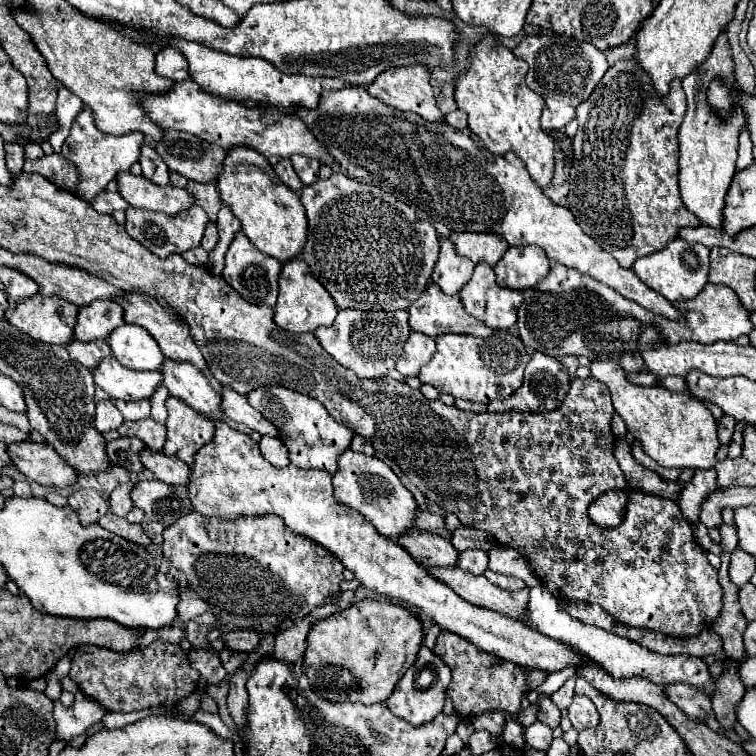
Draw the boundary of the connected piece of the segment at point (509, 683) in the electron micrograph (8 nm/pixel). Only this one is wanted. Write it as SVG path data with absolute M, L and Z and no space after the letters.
M441 631L437 637L437 643L433 647L433 653L445 661L445 665L451 667L453 679L447 687L447 697L453 701L453 707L461 717L477 717L485 711L505 711L505 713L519 713L521 711L521 697L527 689L539 687L547 673L545 671L527 671L511 661L503 661L491 653L485 653L477 649L471 641L465 641L463 637Z

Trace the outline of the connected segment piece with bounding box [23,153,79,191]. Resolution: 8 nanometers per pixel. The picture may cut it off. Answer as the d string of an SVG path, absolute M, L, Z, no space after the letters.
M45 155L43 159L27 159L25 161L25 167L23 167L25 173L39 173L43 175L45 179L49 179L51 183L55 183L57 187L61 189L67 189L67 191L73 191L77 187L77 169L73 165L69 165L69 161L65 161L63 155Z

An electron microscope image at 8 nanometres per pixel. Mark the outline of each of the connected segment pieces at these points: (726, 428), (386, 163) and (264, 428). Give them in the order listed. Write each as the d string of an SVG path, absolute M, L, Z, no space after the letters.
M723 415L721 421L719 421L719 425L717 425L717 435L719 435L721 445L729 445L731 443L733 429L735 429L735 419L729 417L729 415Z
M363 87L327 91L317 109L299 109L297 115L353 179L397 195L431 223L443 223L451 231L495 233L509 245L537 245L551 261L613 287L647 311L671 321L681 319L663 295L645 287L633 269L621 267L583 233L567 207L551 203L531 179L523 161L513 153L505 157L489 153L469 129L457 131L445 121L431 123L403 111L397 119L397 109L377 101Z
M223 387L221 399L223 399L223 411L229 419L233 419L237 423L245 423L253 431L257 431L261 435L267 435L267 437L275 437L275 439L285 437L277 429L277 425L273 425L271 421L265 421L265 417L261 417L261 413L257 413L257 409L253 409L249 405L247 397L233 393L233 389L229 389L229 387Z

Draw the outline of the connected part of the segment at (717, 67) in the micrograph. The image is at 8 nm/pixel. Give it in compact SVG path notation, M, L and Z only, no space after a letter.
M721 33L717 39L711 55L705 59L705 65L697 67L691 75L683 79L683 91L687 95L687 113L679 129L679 189L681 199L685 203L685 209L693 213L703 225L709 225L711 229L721 231L723 227L723 207L725 207L725 195L731 185L731 179L735 175L735 161L737 161L737 139L745 125L741 111L737 109L733 113L733 119L729 121L717 121L713 113L709 113L705 91L713 77L725 79L729 85L735 83L733 77L733 61L731 51L727 45L727 35Z

